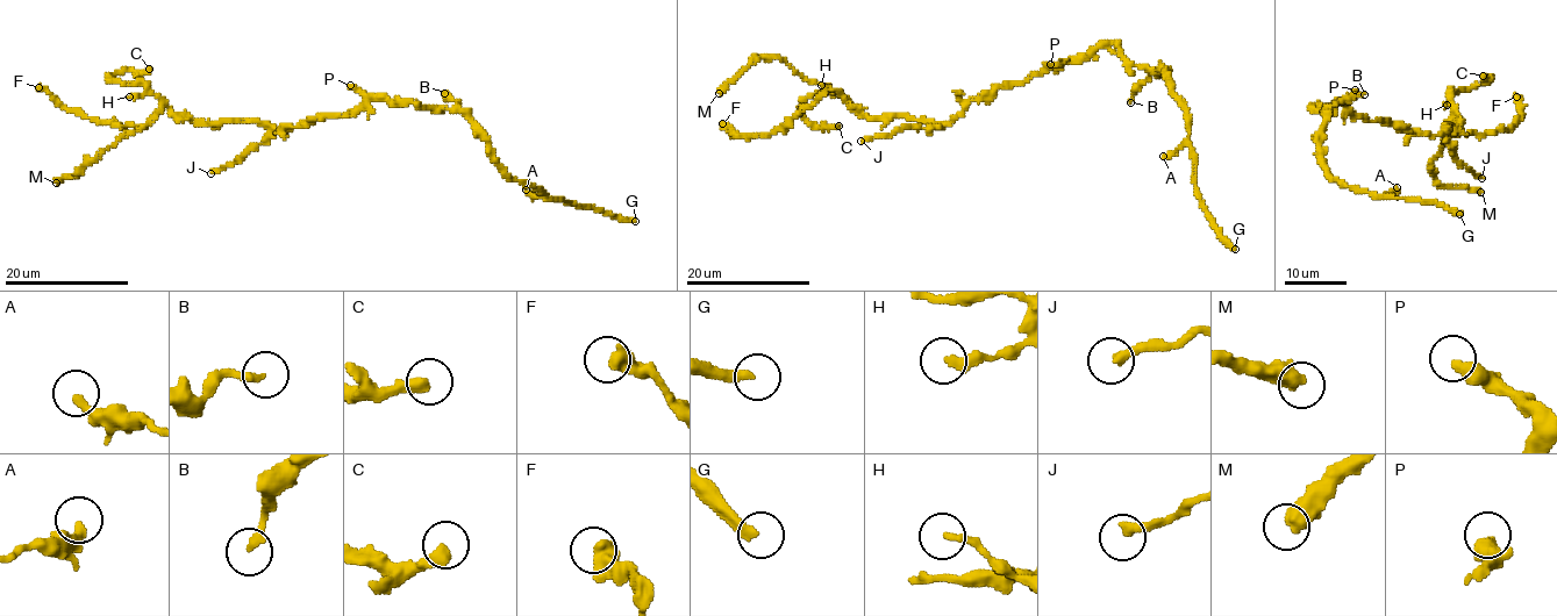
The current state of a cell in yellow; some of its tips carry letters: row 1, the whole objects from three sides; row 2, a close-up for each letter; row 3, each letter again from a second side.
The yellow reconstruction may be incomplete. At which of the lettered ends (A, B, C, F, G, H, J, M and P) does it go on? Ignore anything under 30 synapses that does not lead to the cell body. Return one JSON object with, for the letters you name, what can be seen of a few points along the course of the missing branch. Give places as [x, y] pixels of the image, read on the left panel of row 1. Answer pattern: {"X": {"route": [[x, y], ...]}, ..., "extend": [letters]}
{"J": {"route": [[211, 173], [200, 172], [183, 199], [172, 207], [157, 208], [144, 230], [116, 229], [106, 215]]}, "extend": ["G", "J"]}

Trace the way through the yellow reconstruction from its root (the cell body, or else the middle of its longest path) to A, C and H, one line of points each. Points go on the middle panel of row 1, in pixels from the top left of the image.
A: (1042, 70), (1088, 59), (1115, 42), (1129, 62), (1166, 71), (1188, 137), (1163, 156)
C: (1042, 70), (975, 97), (942, 124), (864, 117), (838, 93), (811, 95), (802, 115), (815, 128), (838, 126)
H: (1042, 70), (975, 97), (942, 124), (905, 116), (864, 117), (845, 98), (821, 85)

